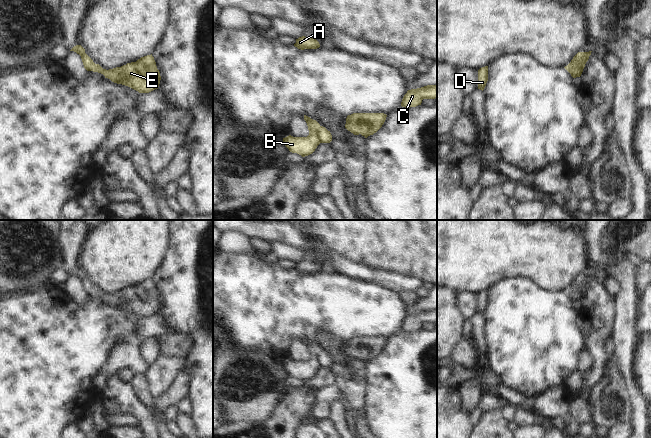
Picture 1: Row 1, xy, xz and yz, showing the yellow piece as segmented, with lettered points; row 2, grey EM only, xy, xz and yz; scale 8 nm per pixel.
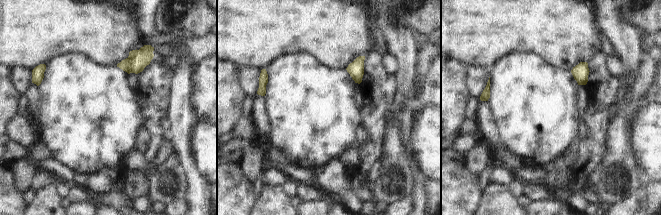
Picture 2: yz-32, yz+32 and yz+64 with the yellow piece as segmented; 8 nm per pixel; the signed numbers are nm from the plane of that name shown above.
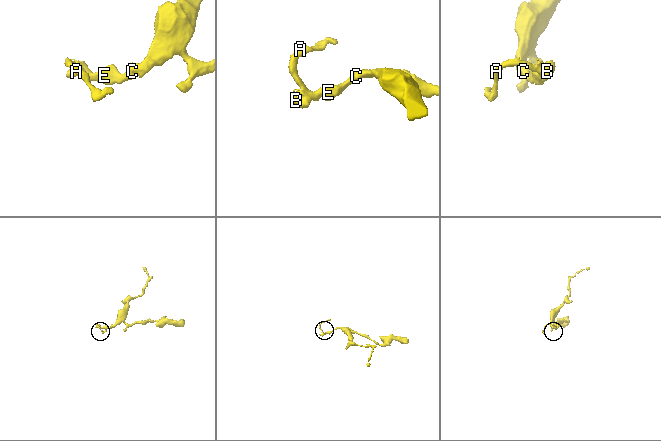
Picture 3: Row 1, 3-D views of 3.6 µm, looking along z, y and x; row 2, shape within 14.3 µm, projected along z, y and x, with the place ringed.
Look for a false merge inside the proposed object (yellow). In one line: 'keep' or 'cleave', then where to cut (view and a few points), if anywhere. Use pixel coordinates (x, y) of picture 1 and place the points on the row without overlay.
cleave; cut in xz along (320, 350), (317, 355), (319, 366)

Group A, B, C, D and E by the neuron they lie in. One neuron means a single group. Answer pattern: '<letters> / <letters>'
A B D / C E

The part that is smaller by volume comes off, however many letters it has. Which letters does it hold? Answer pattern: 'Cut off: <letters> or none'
Cut off: A, B, D.

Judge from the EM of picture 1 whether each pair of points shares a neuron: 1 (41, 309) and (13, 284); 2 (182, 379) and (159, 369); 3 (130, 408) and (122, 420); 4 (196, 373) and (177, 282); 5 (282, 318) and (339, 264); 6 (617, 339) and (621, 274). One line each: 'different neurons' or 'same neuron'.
1: different neurons
2: different neurons
3: different neurons
4: same neuron
5: different neurons
6: same neuron

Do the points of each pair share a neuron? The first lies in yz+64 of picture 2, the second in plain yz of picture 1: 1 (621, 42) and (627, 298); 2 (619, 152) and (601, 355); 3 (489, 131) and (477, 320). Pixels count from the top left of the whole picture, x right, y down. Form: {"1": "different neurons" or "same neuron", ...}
{"1": "same neuron", "2": "same neuron", "3": "same neuron"}

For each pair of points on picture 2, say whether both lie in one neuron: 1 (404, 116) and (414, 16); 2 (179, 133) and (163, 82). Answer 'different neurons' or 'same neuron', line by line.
1: different neurons
2: different neurons

